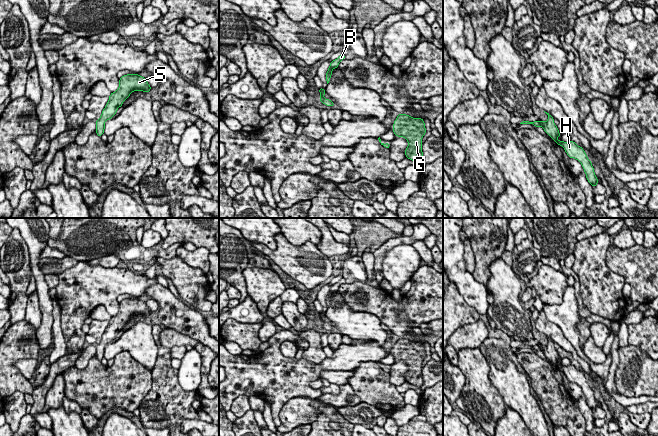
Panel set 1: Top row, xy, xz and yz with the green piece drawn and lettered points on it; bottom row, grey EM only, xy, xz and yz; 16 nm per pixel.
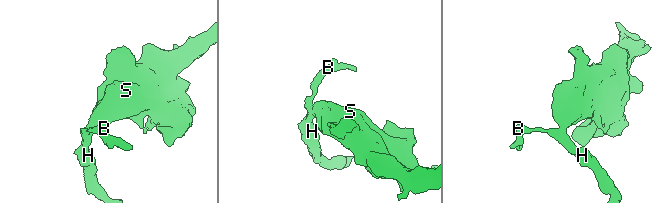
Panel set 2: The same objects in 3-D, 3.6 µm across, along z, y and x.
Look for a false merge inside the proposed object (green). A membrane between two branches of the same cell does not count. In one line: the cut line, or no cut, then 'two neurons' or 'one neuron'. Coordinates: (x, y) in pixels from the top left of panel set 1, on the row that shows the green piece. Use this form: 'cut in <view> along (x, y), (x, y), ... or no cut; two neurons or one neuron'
no cut; one neuron

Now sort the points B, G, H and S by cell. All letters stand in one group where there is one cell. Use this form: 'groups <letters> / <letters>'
groups B G H S

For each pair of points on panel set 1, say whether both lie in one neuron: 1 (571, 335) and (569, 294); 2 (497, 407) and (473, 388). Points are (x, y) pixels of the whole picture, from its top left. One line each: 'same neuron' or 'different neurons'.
1: same neuron
2: same neuron

